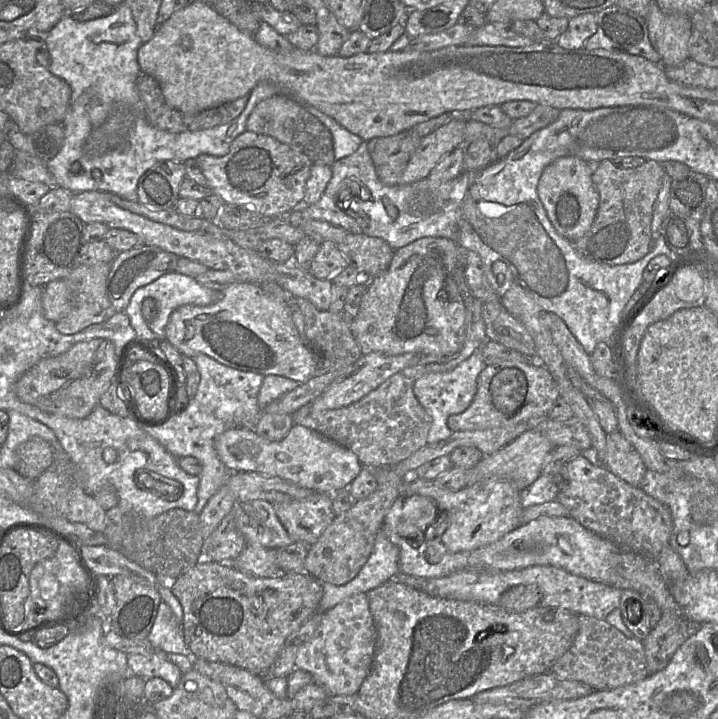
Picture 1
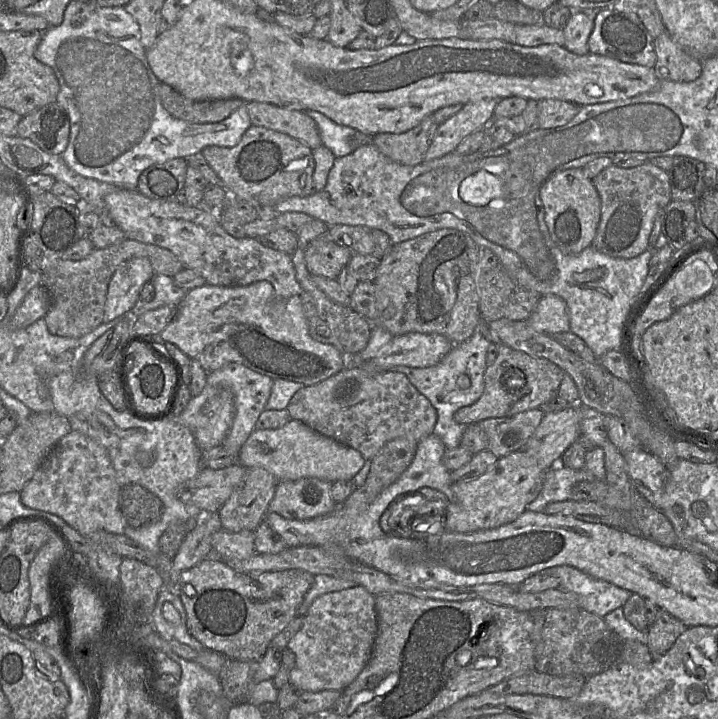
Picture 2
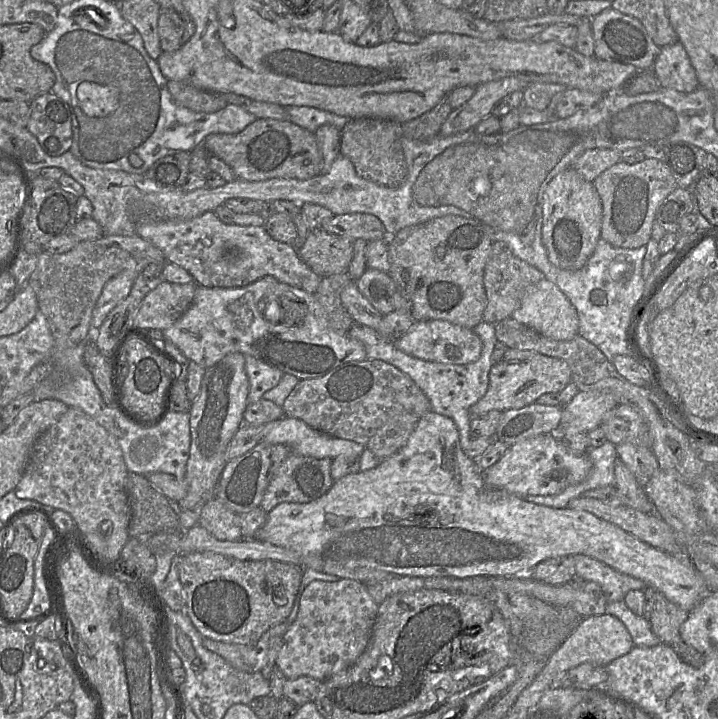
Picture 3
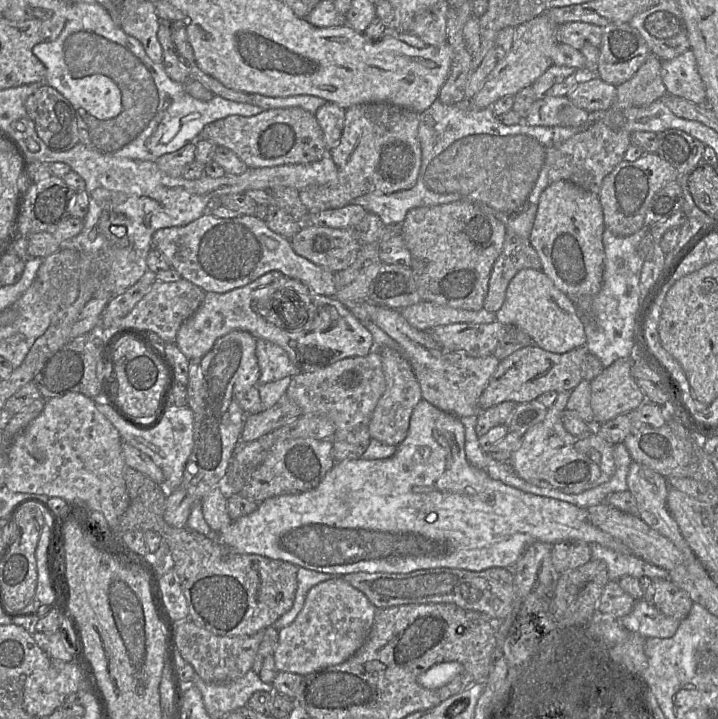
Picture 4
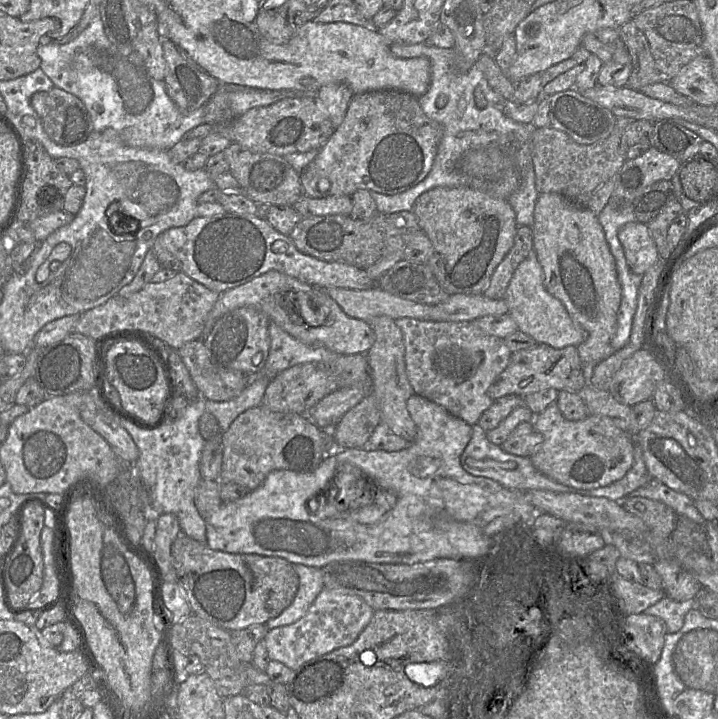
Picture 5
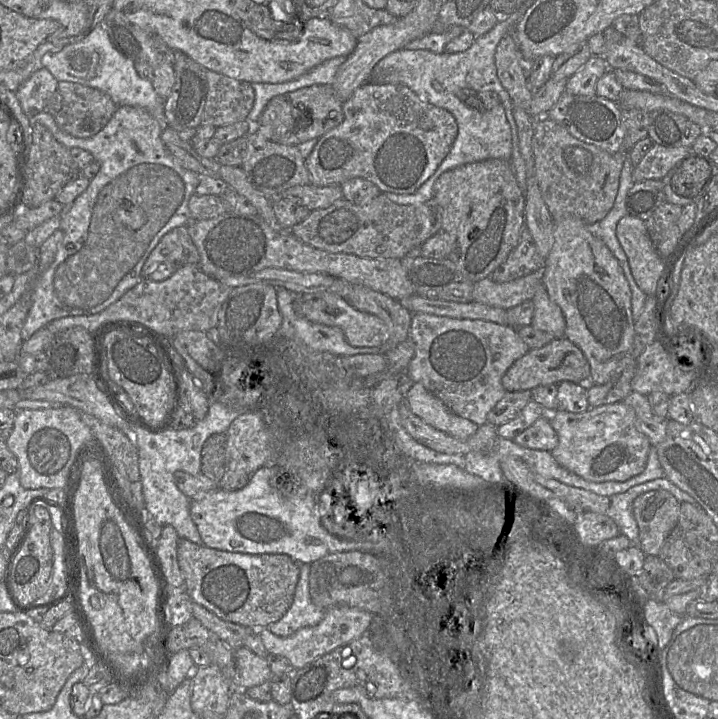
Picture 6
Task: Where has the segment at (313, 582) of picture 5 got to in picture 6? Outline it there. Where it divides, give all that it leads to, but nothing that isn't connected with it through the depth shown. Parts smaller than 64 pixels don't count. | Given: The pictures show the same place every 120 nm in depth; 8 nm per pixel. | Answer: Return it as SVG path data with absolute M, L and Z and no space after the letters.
M298 564L300 574L292 604L280 620L267 626L270 632L279 637L288 637L302 628L315 626L321 622L324 616L325 610L317 607L310 597L310 564Z

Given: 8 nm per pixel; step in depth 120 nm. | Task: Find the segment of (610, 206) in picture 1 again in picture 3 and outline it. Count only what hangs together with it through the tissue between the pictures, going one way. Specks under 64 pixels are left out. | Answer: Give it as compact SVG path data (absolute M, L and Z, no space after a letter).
M654 158L635 164L620 161L602 172L593 184L602 201L601 238L615 247L627 249L648 243L658 206L677 187L669 167Z

